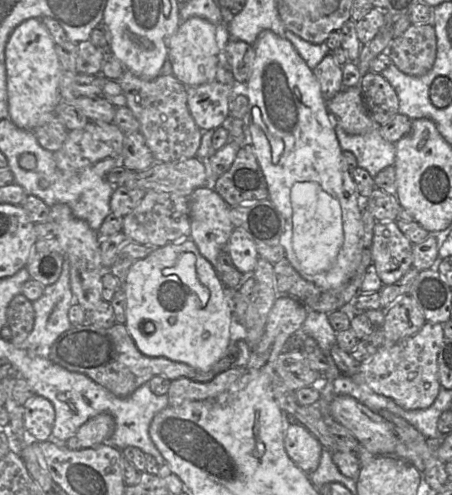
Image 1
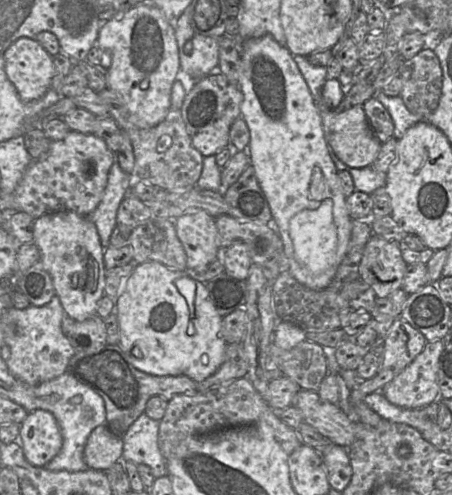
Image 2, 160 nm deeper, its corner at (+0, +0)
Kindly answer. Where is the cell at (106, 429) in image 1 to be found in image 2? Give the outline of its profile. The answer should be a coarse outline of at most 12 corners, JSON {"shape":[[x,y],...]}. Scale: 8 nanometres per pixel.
{"shape":[[106,424],[84,448],[88,468],[106,472],[122,460],[122,437]]}

